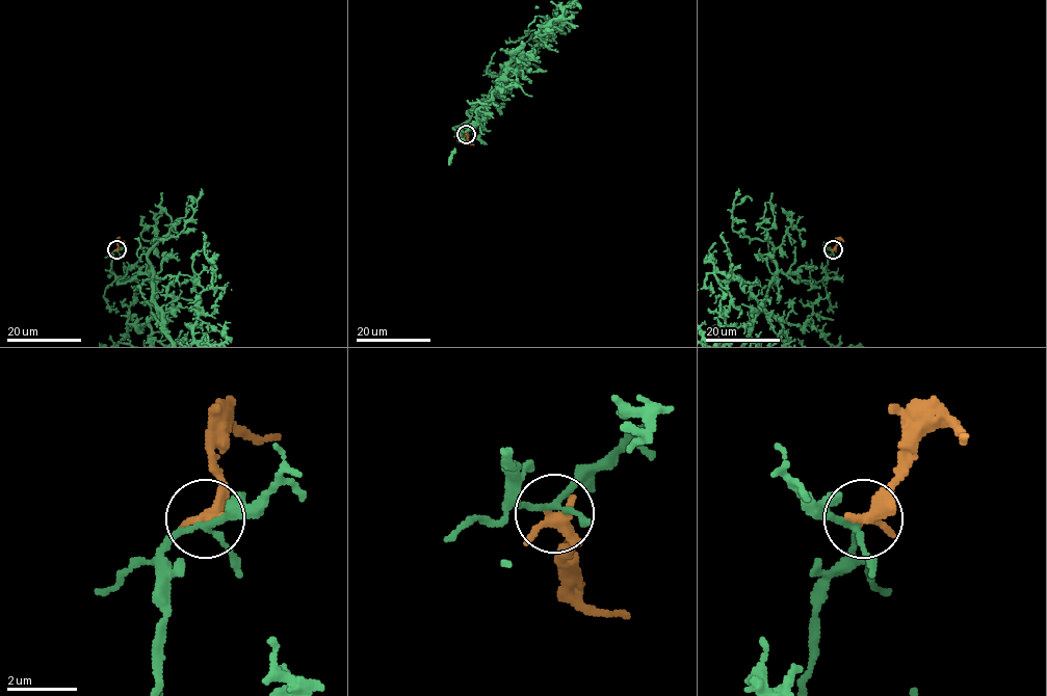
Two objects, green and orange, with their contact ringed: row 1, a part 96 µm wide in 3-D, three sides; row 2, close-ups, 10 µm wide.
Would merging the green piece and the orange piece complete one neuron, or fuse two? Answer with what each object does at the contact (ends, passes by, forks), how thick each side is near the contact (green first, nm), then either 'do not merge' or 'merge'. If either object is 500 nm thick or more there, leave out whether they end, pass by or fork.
green forks | orange ends | 150/460 nm | merge

